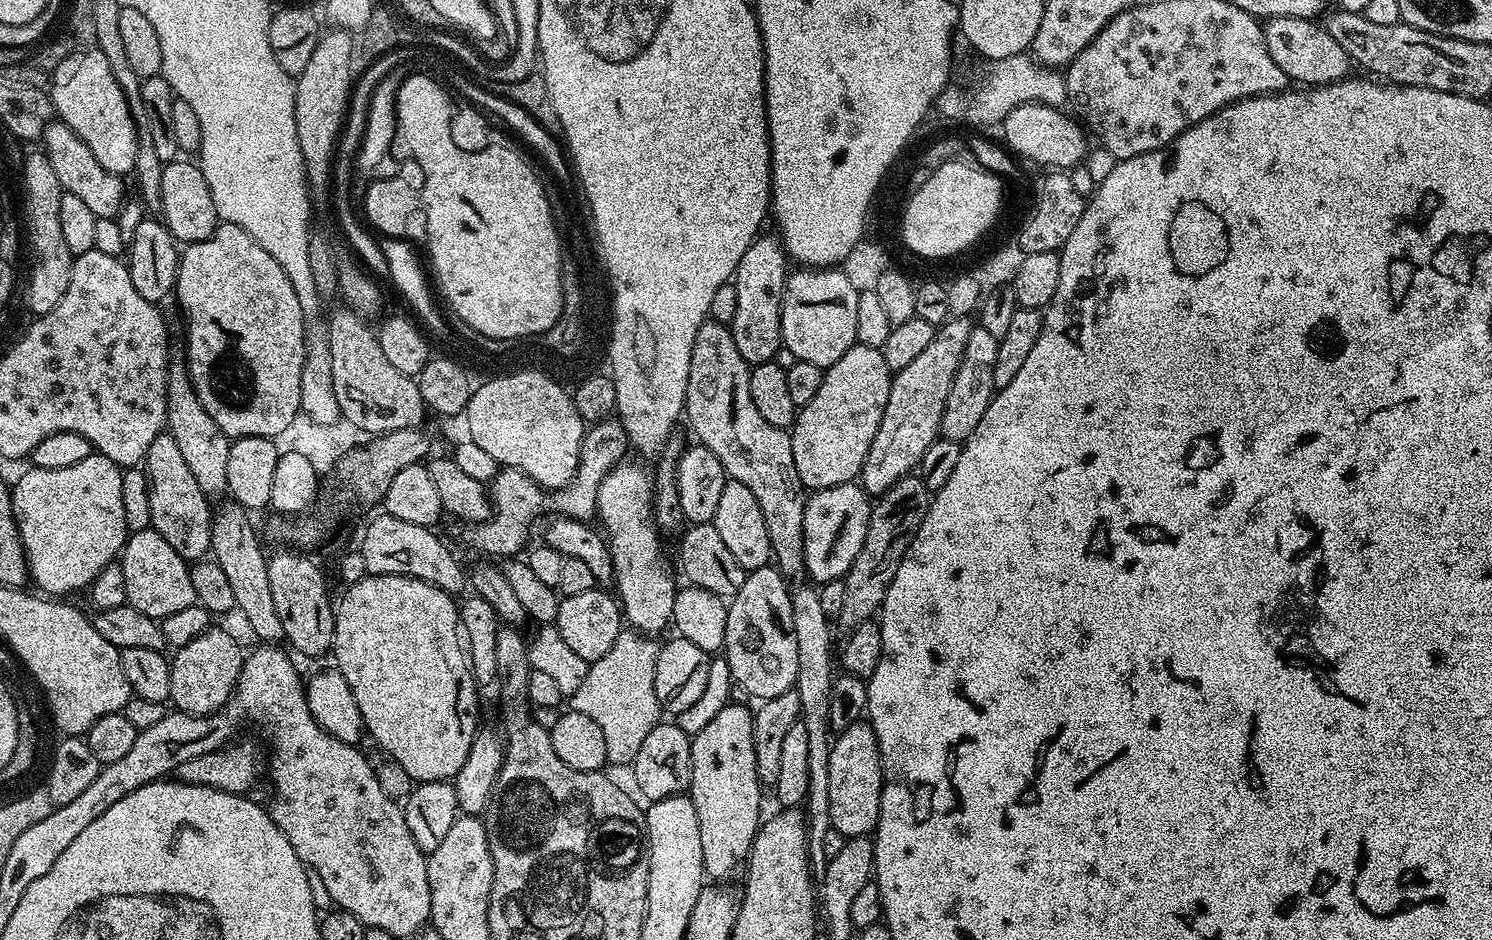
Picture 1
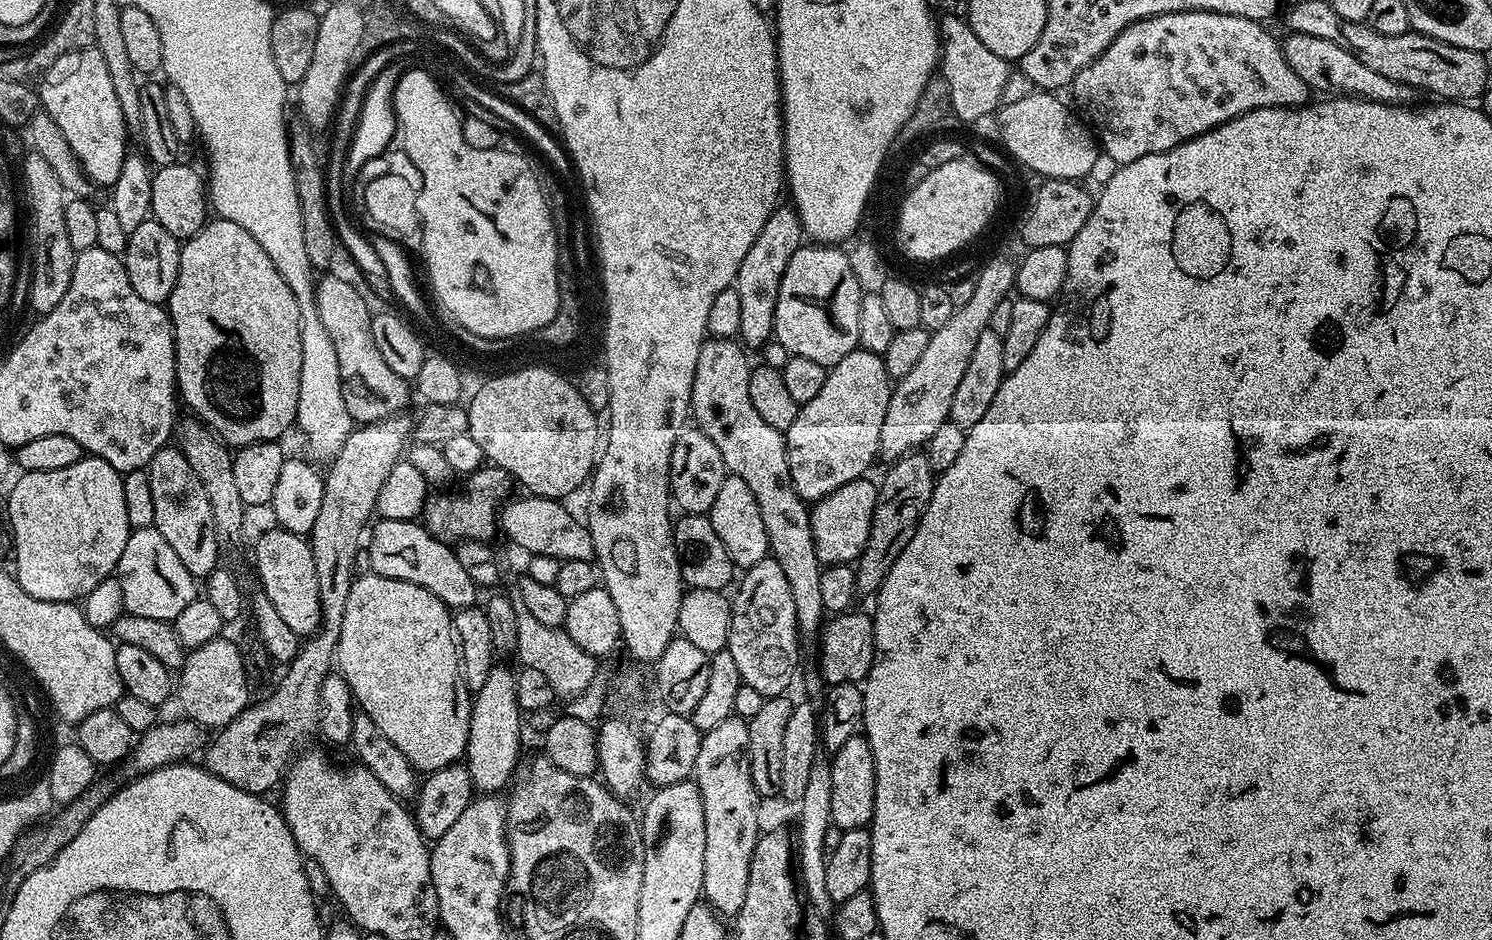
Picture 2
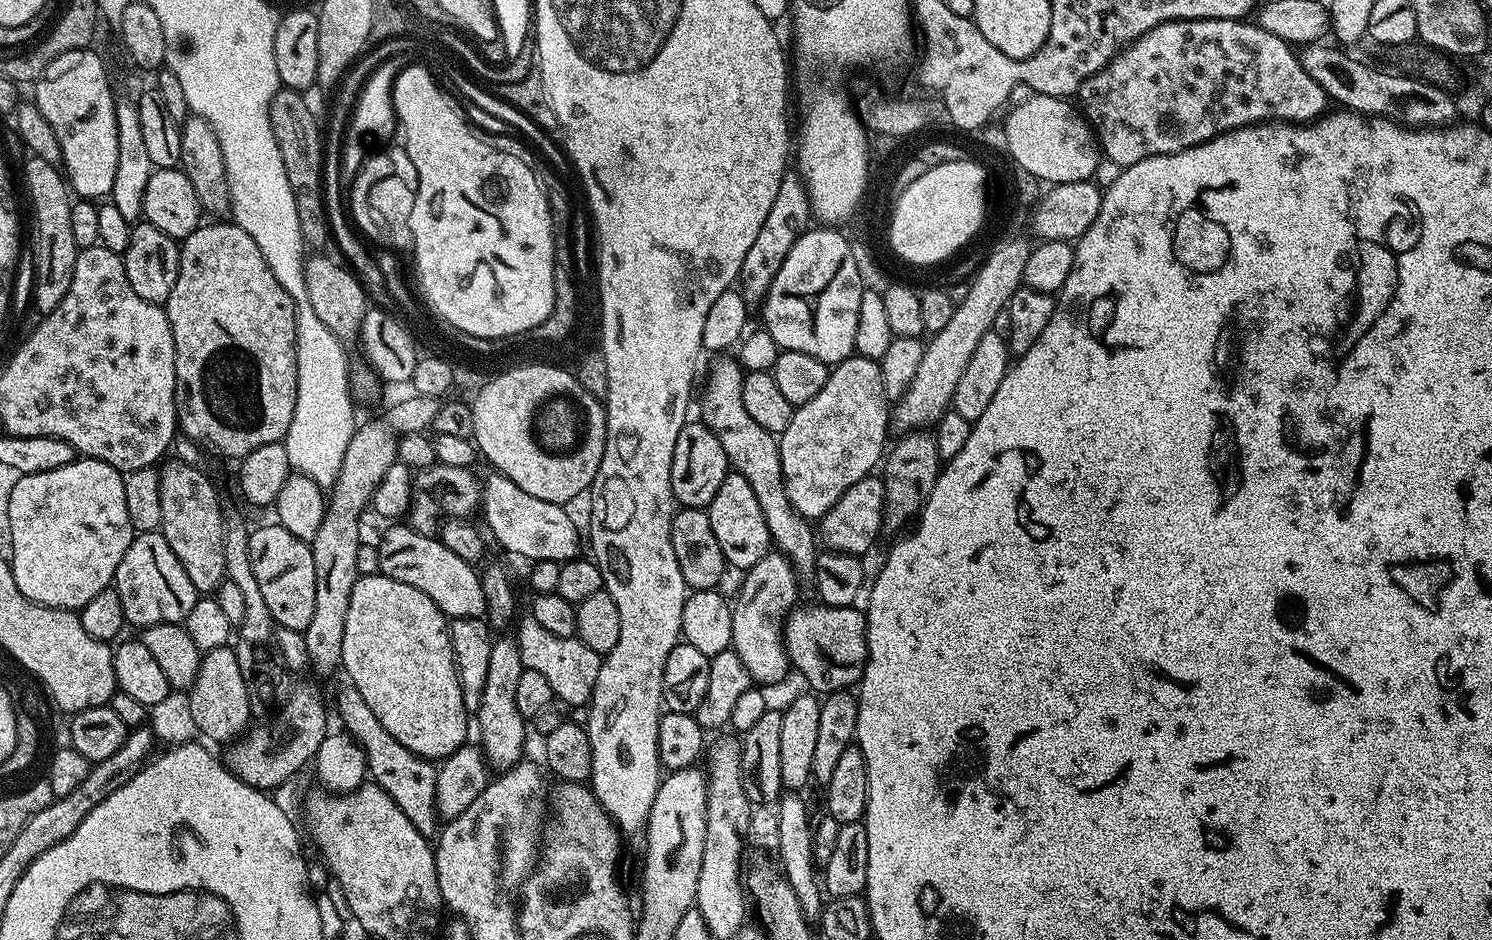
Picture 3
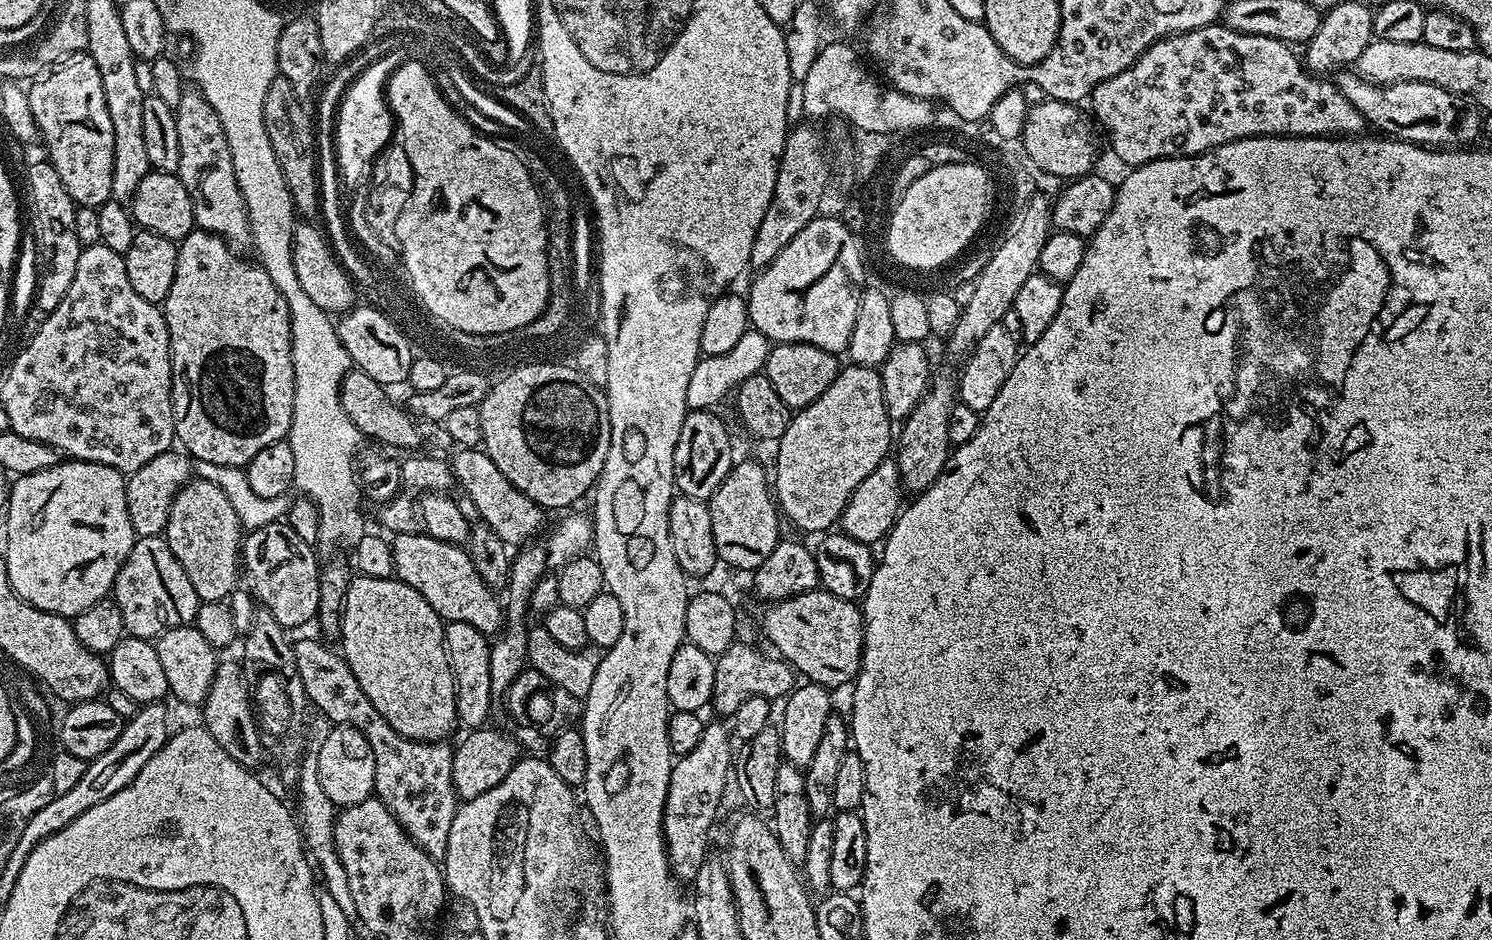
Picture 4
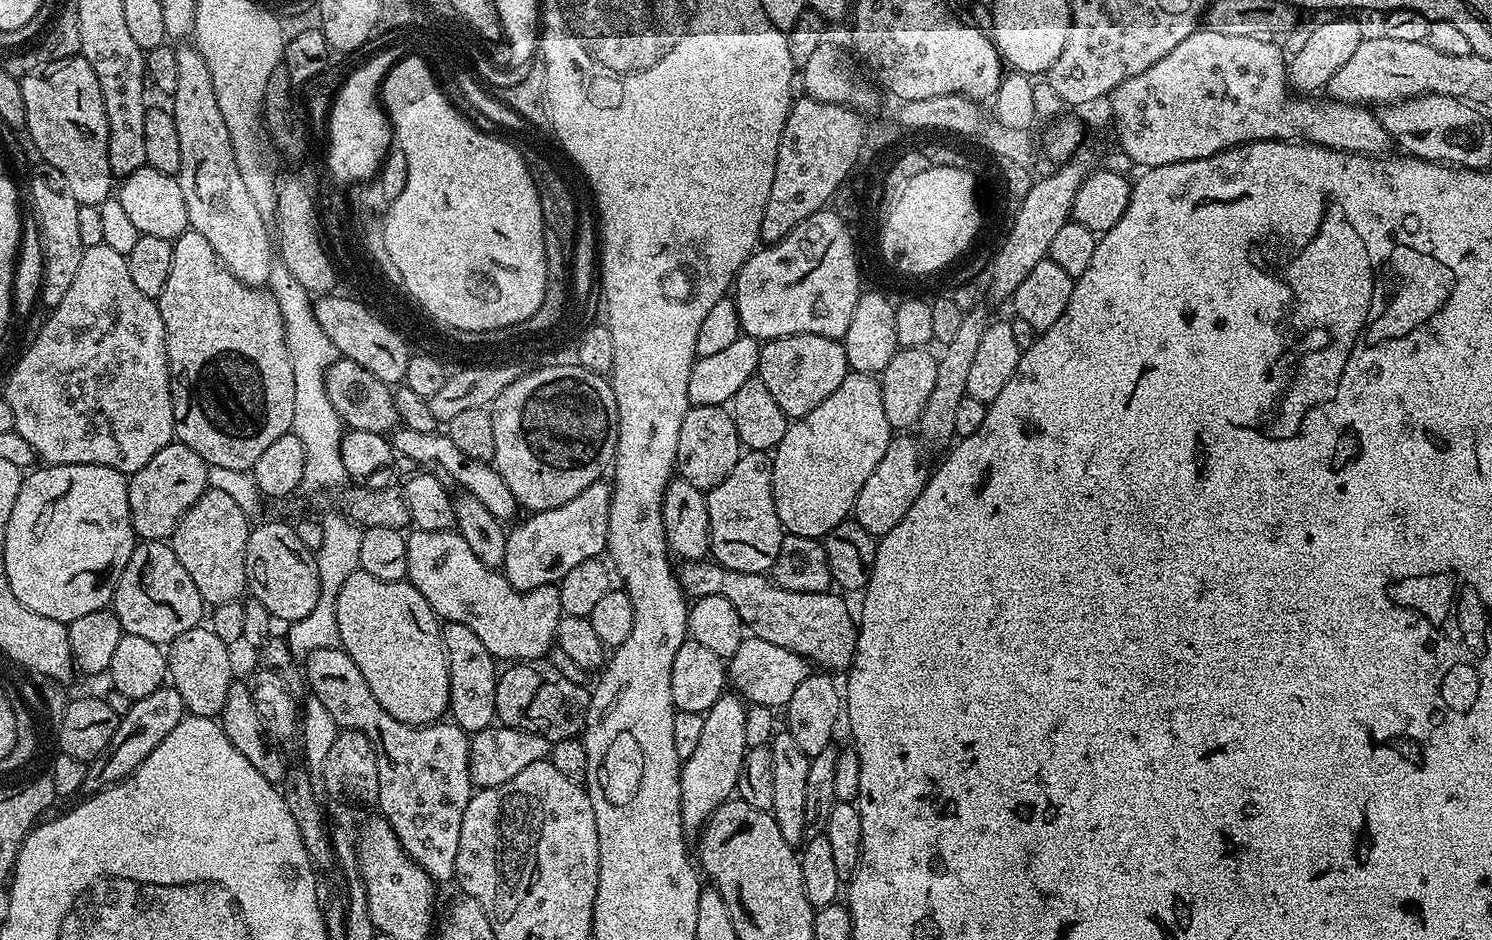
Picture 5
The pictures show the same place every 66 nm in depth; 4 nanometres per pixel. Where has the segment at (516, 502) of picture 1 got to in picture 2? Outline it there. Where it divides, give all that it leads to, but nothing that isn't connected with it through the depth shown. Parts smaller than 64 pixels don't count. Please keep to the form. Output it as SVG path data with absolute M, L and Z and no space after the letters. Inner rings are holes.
M495 466L479 468L463 481L464 493L448 492L445 496L433 495L422 511L422 523L434 538L452 546L461 538L491 541L498 532L498 509L509 499L508 491L514 488L514 481L506 470Z

